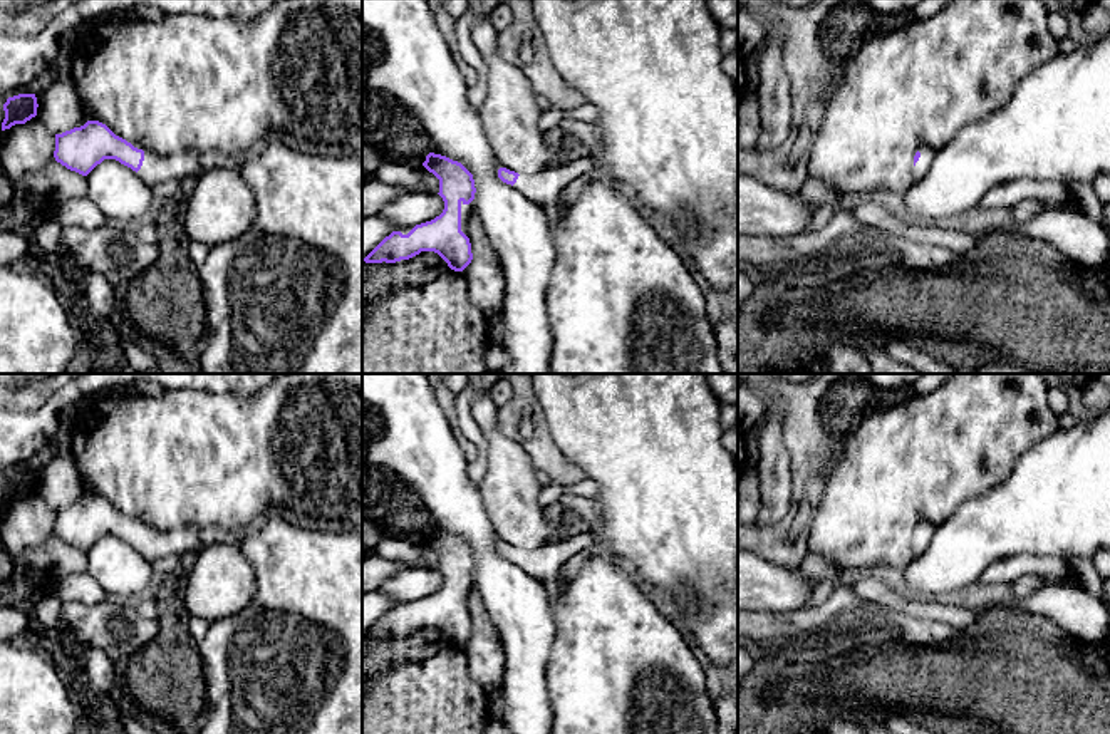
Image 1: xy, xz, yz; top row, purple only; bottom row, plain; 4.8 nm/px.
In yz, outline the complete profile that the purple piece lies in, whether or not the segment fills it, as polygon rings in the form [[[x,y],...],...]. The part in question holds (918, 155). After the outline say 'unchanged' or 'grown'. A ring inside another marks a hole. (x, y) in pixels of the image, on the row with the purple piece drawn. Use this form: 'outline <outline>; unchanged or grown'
outline [[[922,147],[915,152],[914,168],[912,168],[914,179],[922,179],[926,176],[931,159],[932,159],[932,151],[927,147]]]; grown

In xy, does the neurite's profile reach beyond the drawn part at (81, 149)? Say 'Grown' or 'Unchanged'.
Grown

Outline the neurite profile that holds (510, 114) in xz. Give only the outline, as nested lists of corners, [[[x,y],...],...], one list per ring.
[[[490,17],[471,28],[471,40],[486,64],[486,96],[478,109],[483,129],[501,168],[518,174],[550,171],[557,168],[557,144],[543,137],[533,84],[501,55],[498,35]]]

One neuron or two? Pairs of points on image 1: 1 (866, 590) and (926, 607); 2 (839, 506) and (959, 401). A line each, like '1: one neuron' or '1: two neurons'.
1: one neuron
2: one neuron

